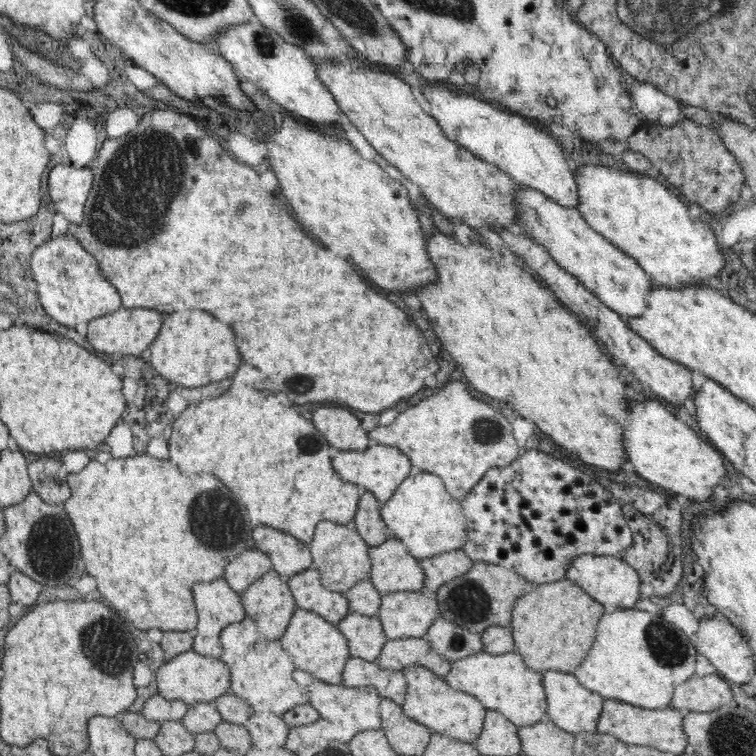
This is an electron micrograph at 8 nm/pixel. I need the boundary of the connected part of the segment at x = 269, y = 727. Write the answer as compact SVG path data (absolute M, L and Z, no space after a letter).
M254 712L245 722L254 746L284 746L288 738L288 723L274 712Z

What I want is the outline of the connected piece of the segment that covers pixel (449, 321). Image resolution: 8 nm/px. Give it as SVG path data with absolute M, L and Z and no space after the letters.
M441 231L425 239L438 280L416 290L416 296L420 298L438 340L462 366L470 384L490 398L514 404L522 417L536 423L537 434L554 440L582 462L610 472L622 470L622 463L628 460L623 443L629 401L624 392L626 377L612 363L611 356L597 338L582 326L574 313L566 312L556 302L554 294L538 276L520 268L510 254L492 252L476 240L464 246Z

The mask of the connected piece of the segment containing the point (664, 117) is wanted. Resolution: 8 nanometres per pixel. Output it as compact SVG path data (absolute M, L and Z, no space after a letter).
M636 81L629 93L644 119L668 126L683 117L678 101L652 83Z

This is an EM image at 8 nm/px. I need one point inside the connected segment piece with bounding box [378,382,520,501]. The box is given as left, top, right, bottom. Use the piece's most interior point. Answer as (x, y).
(452, 435)

